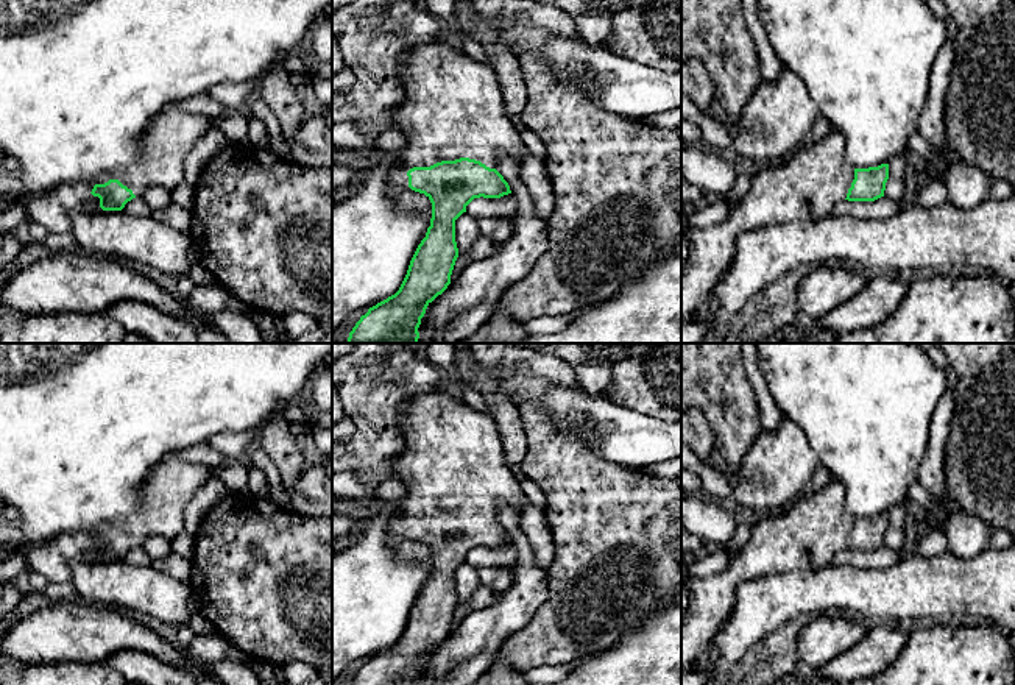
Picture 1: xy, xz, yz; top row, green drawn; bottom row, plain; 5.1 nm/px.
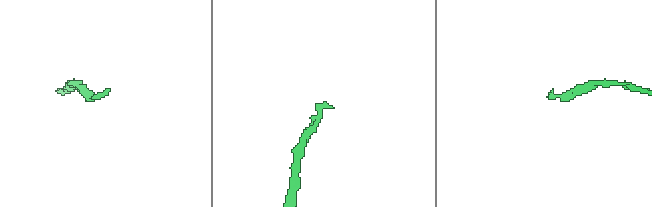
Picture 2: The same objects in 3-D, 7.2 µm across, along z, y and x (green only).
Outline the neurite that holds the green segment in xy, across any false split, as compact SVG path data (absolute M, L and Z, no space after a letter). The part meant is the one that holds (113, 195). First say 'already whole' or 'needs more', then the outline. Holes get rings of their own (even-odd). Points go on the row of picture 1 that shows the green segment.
needs more | M179 103L170 105L142 134L142 153L137 162L112 169L92 181L75 181L37 193L27 203L27 217L42 225L48 232L65 232L72 231L72 212L122 211L128 201L142 197L153 186L173 190L184 181L186 156L196 140L214 125L215 122L210 117L189 112Z

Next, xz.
needs more | M444 37L407 51L398 78L404 87L404 100L391 109L390 117L391 128L404 133L405 145L391 153L401 161L401 167L390 176L391 193L407 187L424 193L432 203L432 218L399 290L360 317L348 343L418 343L418 328L427 306L451 284L458 257L455 220L474 198L511 193L508 183L496 170L497 153L507 153L521 165L527 150L505 112L493 66L454 48Z

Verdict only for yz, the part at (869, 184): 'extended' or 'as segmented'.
extended

